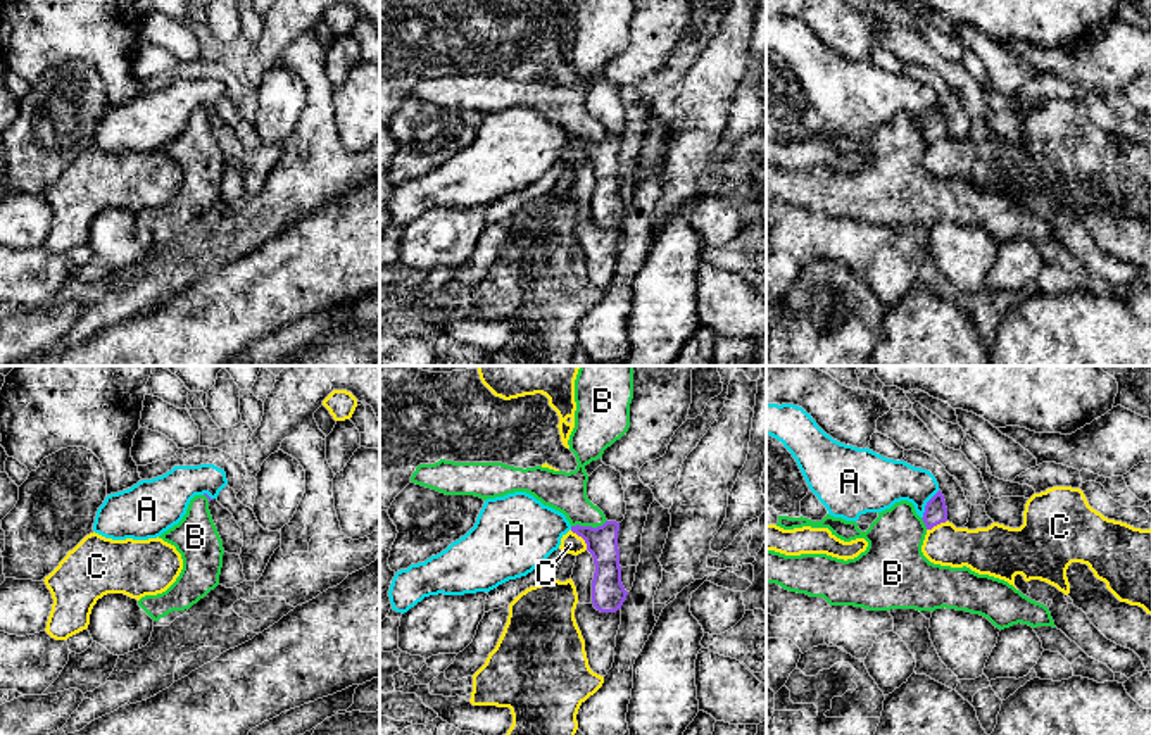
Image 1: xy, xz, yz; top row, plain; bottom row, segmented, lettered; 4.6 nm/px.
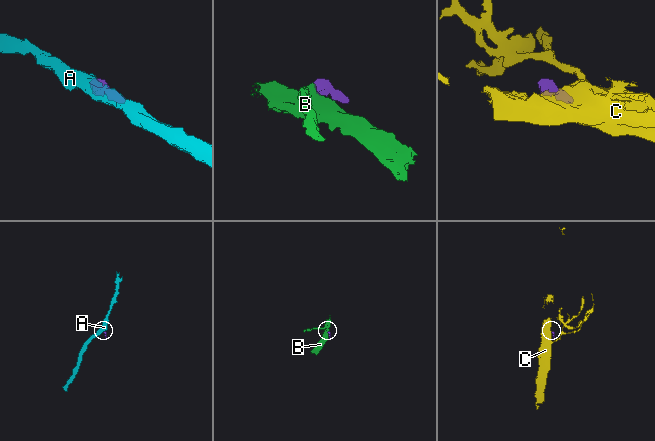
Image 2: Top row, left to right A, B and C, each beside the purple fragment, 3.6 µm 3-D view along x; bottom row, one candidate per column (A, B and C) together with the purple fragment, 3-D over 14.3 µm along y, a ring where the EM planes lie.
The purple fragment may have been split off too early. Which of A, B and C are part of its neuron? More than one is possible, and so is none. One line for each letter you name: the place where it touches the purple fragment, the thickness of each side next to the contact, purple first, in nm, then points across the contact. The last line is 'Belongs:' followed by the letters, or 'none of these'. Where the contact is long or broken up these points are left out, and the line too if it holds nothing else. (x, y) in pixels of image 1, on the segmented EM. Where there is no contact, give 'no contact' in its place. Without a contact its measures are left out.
Belongs: none of these

